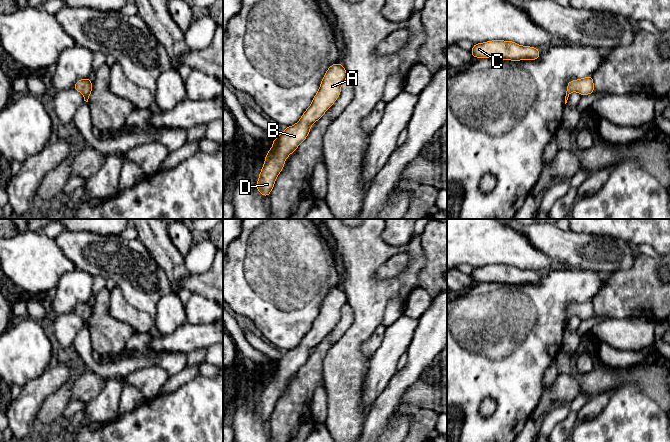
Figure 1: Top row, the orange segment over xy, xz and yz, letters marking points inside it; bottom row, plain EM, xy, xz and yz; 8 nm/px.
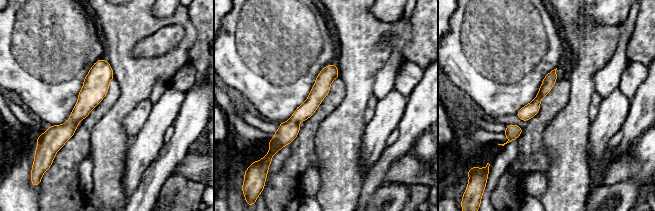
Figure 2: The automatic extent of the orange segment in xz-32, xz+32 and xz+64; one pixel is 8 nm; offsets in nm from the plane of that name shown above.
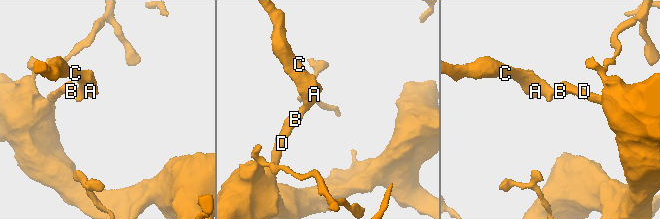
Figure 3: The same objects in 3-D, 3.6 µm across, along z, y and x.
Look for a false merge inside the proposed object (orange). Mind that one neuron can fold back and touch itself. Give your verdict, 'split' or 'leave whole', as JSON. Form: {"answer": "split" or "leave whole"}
{"answer": "leave whole"}

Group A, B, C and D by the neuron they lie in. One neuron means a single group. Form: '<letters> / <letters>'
A B C D

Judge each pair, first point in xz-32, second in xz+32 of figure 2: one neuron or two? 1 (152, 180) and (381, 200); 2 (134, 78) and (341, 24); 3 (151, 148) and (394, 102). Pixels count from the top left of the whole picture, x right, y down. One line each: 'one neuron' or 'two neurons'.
1: two neurons
2: one neuron
3: one neuron

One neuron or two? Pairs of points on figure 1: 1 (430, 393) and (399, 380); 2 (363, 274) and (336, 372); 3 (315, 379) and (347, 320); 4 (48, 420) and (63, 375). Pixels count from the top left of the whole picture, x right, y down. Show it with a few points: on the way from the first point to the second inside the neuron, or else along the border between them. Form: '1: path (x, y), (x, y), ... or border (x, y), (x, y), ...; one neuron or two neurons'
1: border (420, 378), (406, 390), (399, 404); two neurons
2: path (363, 298), (363, 327), (354, 337), (348, 348); one neuron
3: path (315, 364), (319, 351), (334, 335); one neuron
4: border (72, 368), (70, 377), (52, 392), (42, 404); two neurons

